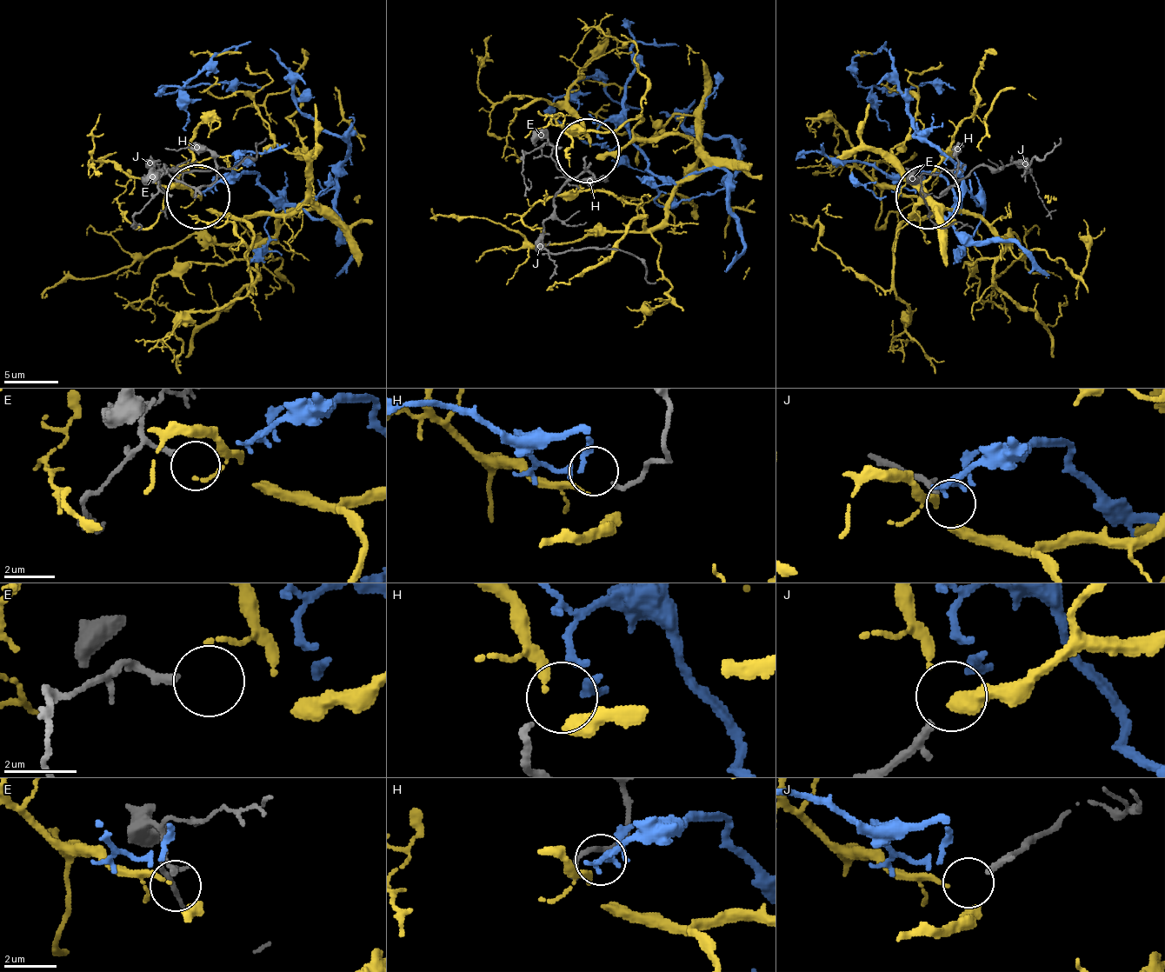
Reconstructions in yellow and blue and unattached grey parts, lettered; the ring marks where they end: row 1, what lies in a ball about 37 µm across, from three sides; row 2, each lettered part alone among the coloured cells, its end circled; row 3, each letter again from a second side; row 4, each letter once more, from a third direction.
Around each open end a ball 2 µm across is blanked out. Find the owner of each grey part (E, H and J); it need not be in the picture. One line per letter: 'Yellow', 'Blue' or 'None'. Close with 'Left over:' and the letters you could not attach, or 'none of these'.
E: None
H: Blue
J: Yellow
Left over: E

